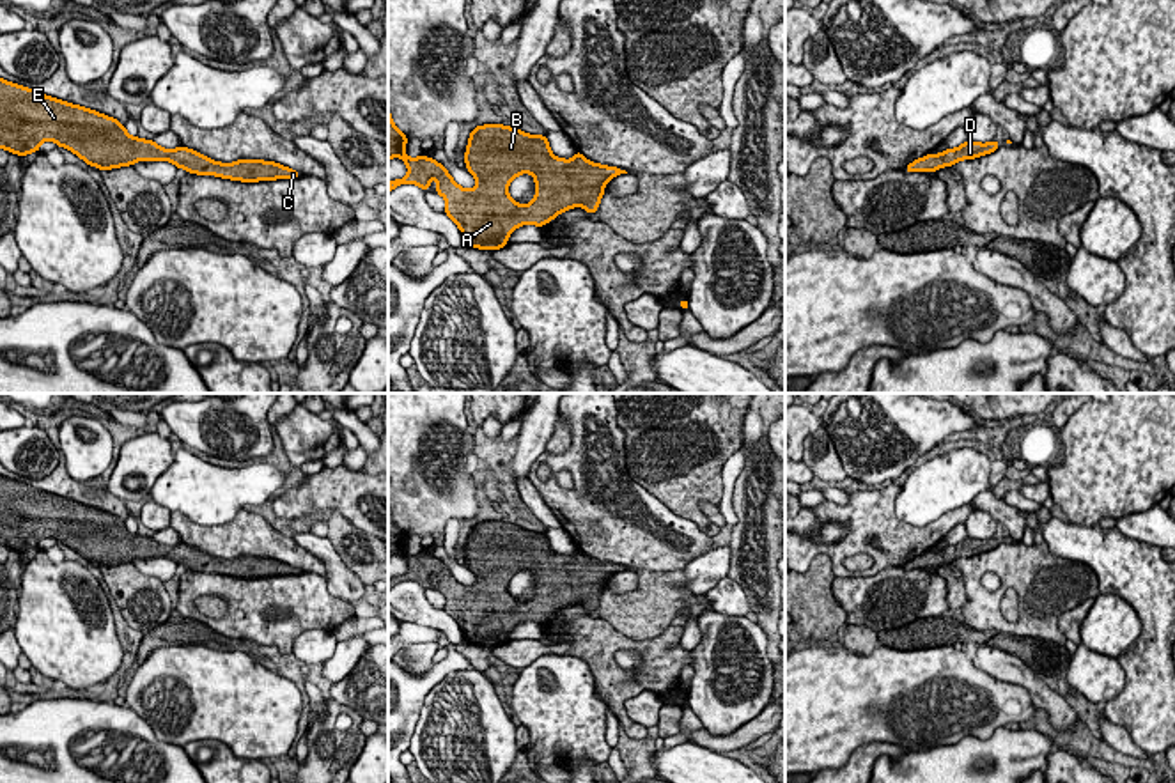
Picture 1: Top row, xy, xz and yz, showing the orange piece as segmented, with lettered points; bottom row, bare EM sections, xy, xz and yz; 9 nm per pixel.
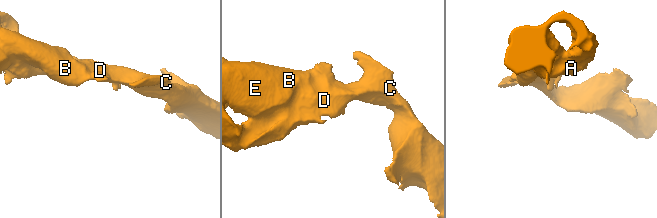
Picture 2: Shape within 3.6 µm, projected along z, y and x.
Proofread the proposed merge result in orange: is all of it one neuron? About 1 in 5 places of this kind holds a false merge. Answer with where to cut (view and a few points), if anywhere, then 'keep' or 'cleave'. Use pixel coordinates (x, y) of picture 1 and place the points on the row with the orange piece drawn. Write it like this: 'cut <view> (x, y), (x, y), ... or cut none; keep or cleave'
cut none; keep

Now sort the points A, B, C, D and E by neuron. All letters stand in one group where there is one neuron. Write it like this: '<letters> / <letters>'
A B C D E

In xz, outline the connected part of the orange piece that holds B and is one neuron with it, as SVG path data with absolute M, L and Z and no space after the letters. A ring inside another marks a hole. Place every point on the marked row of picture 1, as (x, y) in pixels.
M388 108L388 159L401 158L408 167L406 177L388 182L388 193L401 184L431 190L429 181L436 179L434 191L445 198L445 214L459 227L464 246L479 250L500 250L509 244L507 237L517 227L542 227L572 207L594 214L608 181L627 174L588 161L578 151L572 159L556 158L544 135L484 124L473 128L468 138L464 163L477 184L466 190L434 158L408 158L408 138L393 124ZM521 174L532 174L535 181L530 204L517 204L509 195L509 184Z

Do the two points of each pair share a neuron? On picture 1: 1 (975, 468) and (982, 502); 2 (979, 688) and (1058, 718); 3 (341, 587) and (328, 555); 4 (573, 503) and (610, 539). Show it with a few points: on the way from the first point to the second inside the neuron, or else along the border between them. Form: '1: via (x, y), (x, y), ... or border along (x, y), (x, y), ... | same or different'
1: border along (993, 461), (989, 484), (970, 502) | different
2: border along (1003, 682), (1023, 686), (1035, 709) | different
3: via (341, 580), (334, 562) | same
4: via (585, 505), (610, 527) | same

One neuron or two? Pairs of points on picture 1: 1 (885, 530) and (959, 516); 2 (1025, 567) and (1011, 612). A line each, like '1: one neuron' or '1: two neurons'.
1: one neuron
2: two neurons

